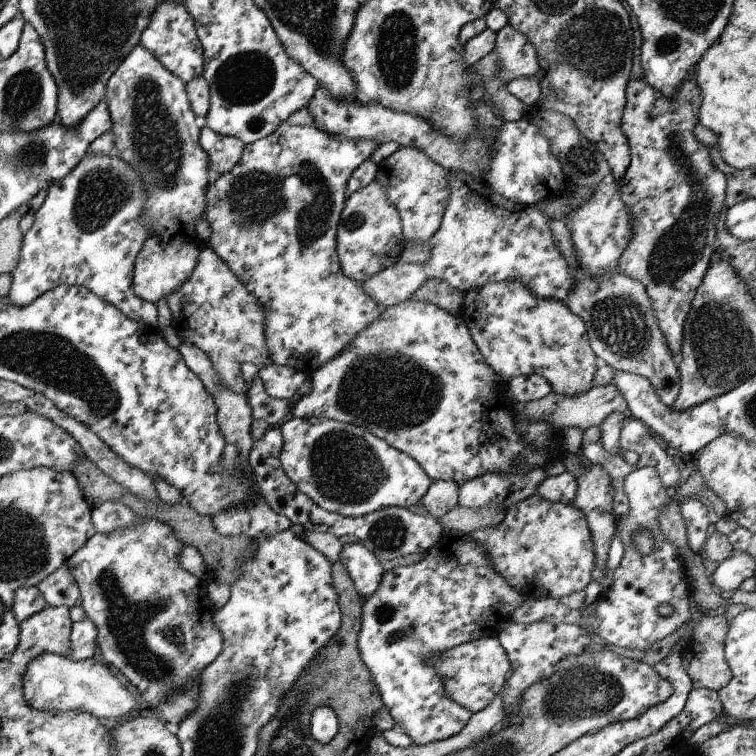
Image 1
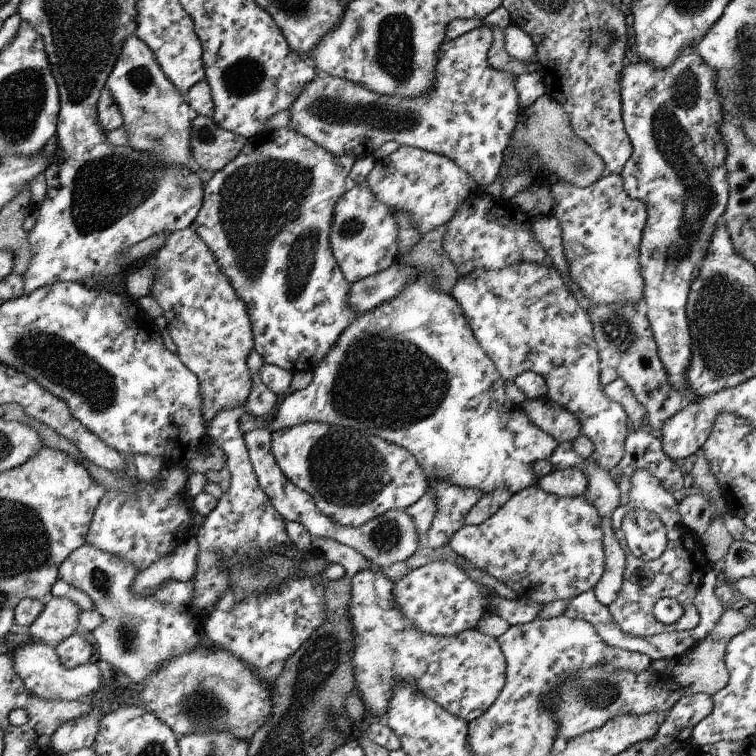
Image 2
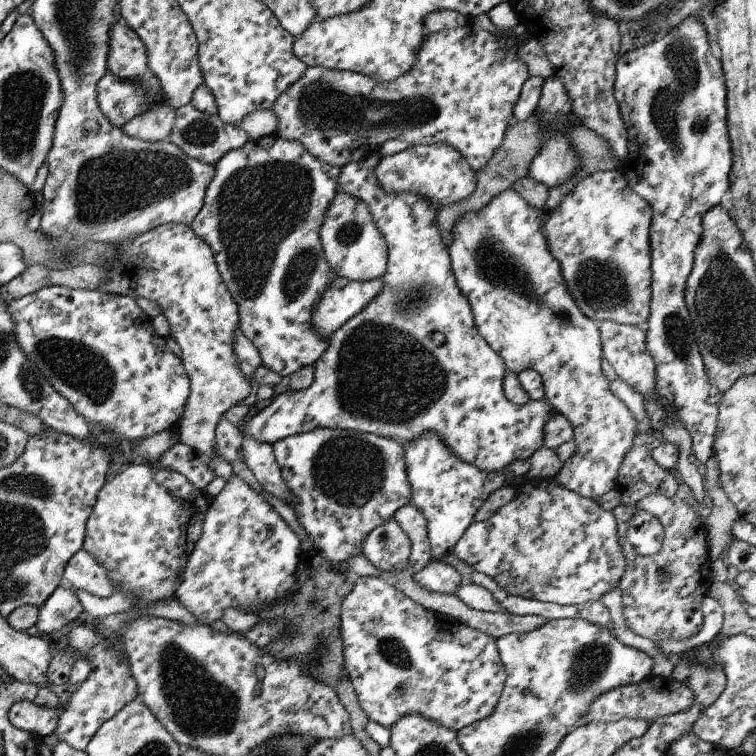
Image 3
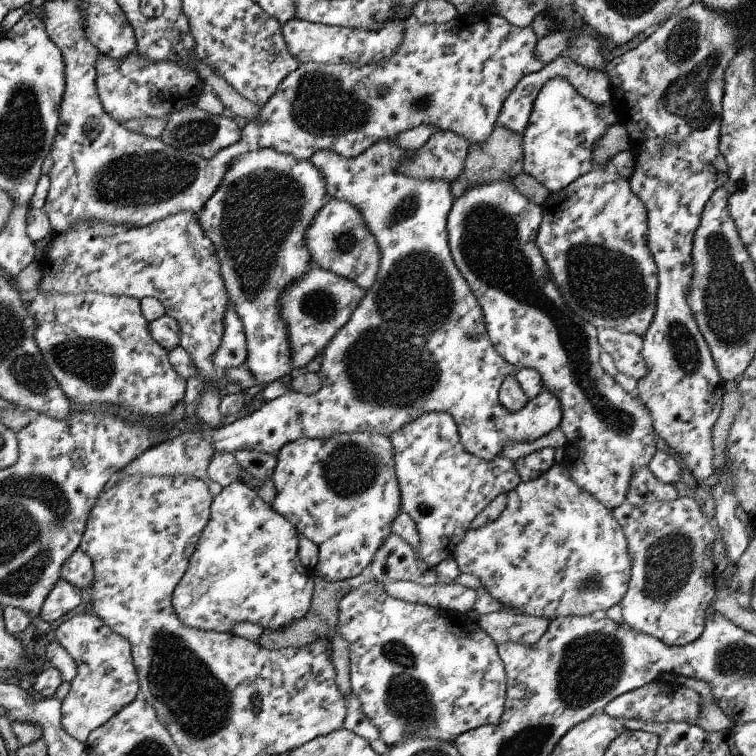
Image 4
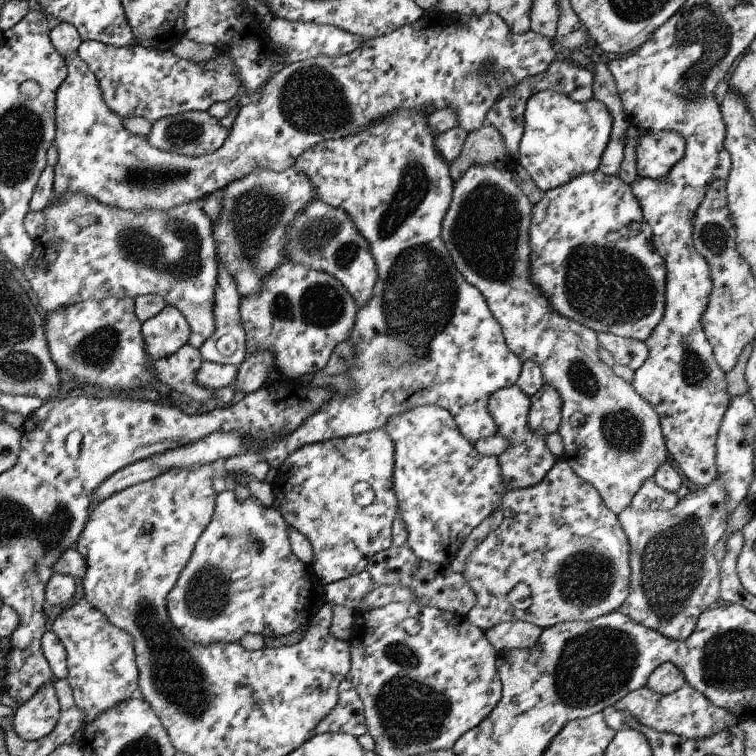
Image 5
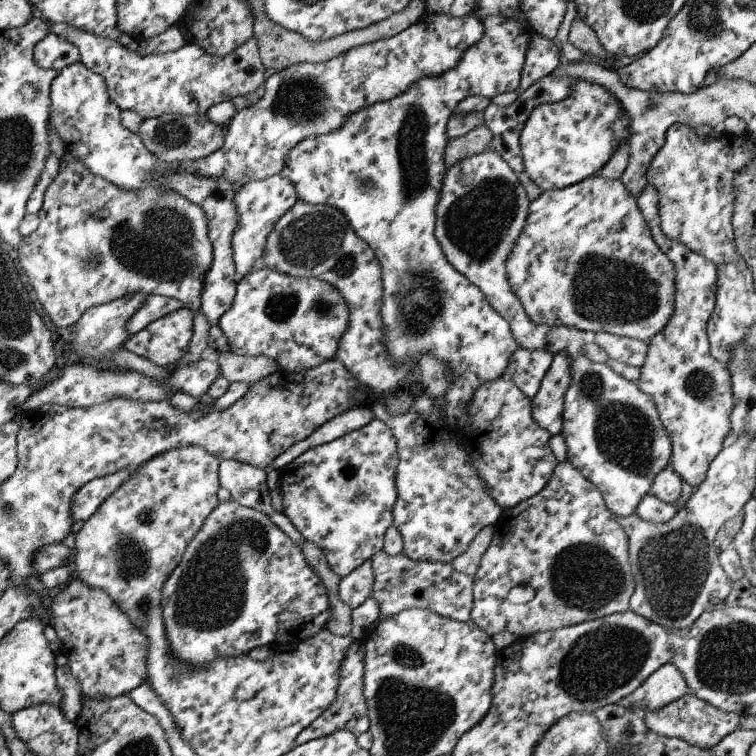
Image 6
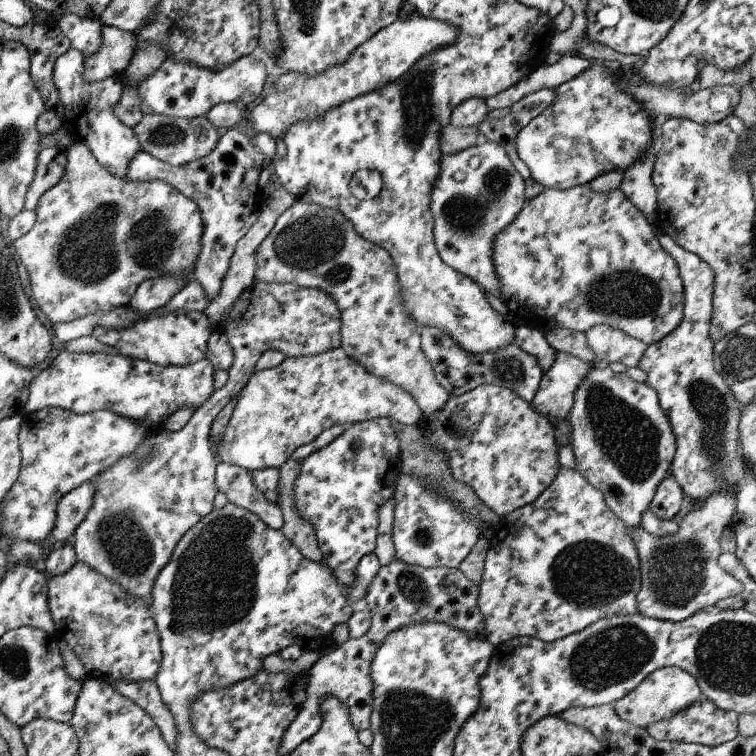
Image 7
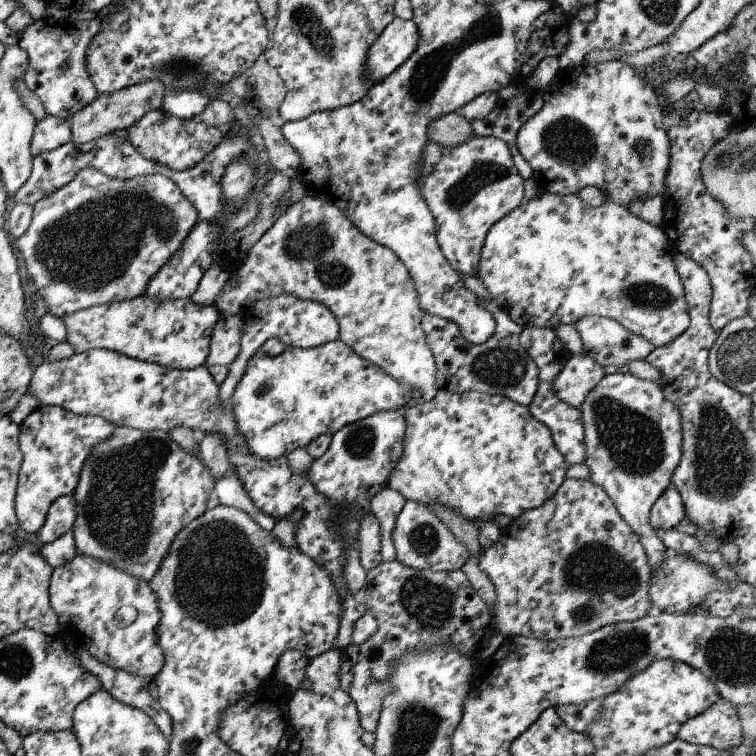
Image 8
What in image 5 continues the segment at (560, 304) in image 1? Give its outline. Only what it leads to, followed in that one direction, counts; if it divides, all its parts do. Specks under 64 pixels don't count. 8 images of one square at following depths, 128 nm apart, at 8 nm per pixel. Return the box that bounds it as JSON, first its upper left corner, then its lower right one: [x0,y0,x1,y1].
[439,165,667,515]

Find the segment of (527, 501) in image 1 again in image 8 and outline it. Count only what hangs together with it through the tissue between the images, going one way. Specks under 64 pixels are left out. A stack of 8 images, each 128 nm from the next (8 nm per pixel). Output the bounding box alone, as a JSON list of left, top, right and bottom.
[478,476,652,641]

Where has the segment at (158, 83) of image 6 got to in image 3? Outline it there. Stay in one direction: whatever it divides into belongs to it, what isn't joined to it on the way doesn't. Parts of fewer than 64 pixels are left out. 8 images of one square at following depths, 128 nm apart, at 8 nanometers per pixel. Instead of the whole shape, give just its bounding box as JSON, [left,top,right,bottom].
[97,69,148,128]

